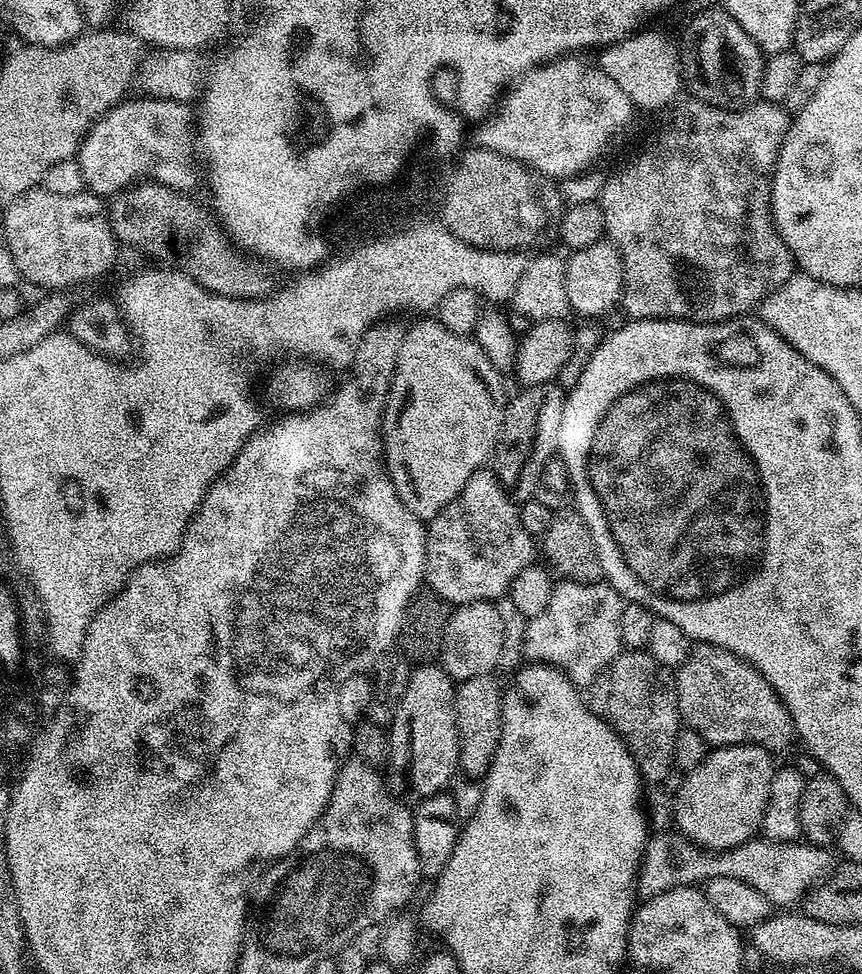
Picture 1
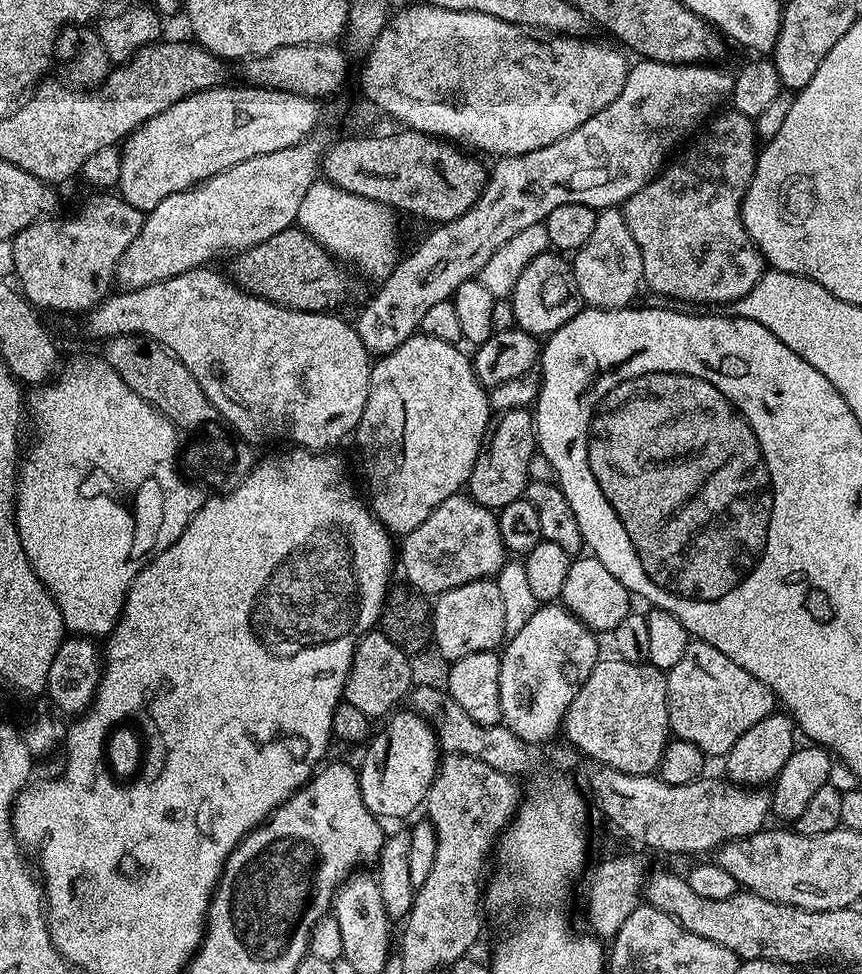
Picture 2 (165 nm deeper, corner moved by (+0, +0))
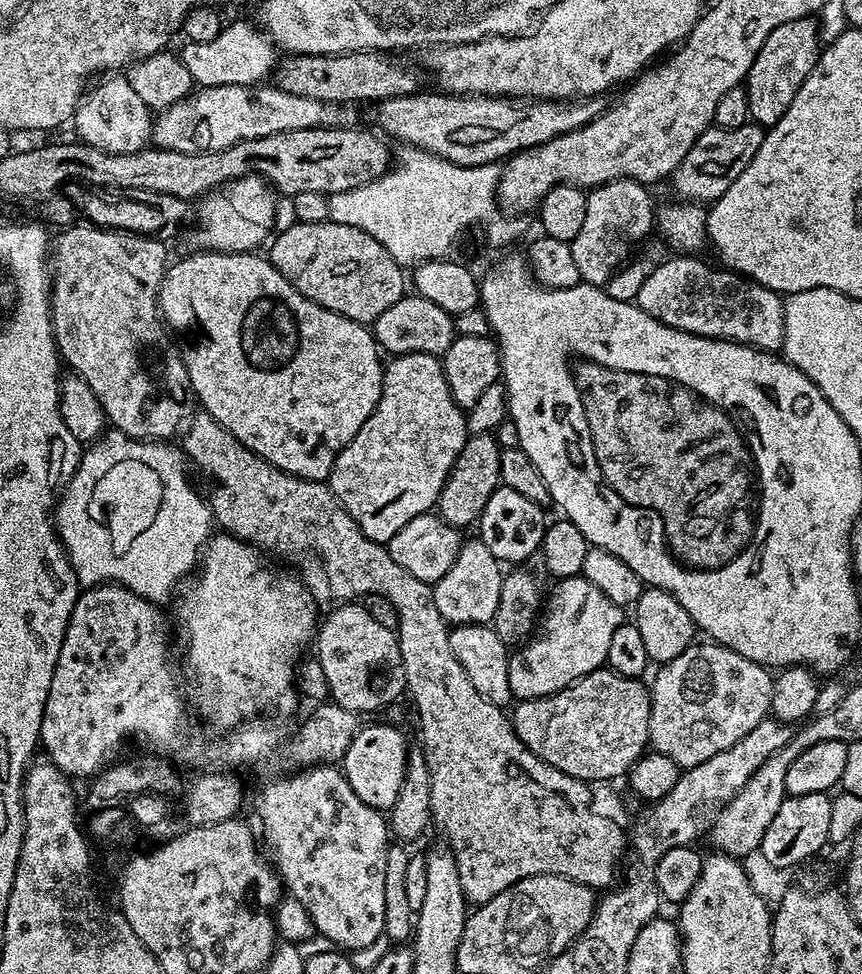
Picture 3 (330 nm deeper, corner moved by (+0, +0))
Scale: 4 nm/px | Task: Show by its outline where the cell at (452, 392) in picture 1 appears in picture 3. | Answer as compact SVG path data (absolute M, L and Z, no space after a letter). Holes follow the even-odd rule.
M406 354L405 356L392 356L389 361L387 361L384 370L384 389L380 395L378 406L372 411L370 418L366 418L362 430L358 430L358 434L354 434L354 438L338 454L338 458L332 467L332 472L326 481L332 493L340 499L342 506L354 518L354 522L362 530L364 537L367 540L381 542L394 538L394 534L398 534L398 530L402 530L402 526L406 526L406 522L410 522L410 518L418 518L431 513L437 507L440 491L444 489L444 483L448 481L448 472L454 466L458 454L462 451L464 443L469 438L465 409L457 404L456 399L450 394L450 386L444 377L444 365L437 357L430 354Z

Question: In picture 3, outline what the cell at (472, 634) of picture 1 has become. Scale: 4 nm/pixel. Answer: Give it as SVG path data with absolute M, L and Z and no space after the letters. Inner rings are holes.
M465 539L461 543L458 558L454 558L454 566L450 566L440 581L432 585L434 606L438 606L438 614L442 614L445 624L449 626L491 625L498 610L498 594L502 594L504 577L500 561L490 554L490 549L480 539Z

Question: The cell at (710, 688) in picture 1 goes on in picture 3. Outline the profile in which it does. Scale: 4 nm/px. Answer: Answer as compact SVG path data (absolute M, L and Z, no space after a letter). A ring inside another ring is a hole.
M707 642L708 644L693 643L678 658L659 669L656 681L651 681L652 717L650 718L649 745L655 751L674 758L681 770L693 768L706 758L714 758L714 754L722 754L722 750L730 750L738 738L746 738L758 722L769 719L772 711L772 685L774 676L763 664L750 658L742 658L734 650L723 644Z

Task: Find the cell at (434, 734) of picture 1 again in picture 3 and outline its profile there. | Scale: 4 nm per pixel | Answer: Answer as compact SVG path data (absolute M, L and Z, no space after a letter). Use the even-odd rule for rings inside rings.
M392 722L384 724L365 723L360 733L350 742L350 750L346 750L342 761L344 777L350 782L354 794L366 802L366 806L381 810L390 810L402 790L409 741L404 741L402 733Z

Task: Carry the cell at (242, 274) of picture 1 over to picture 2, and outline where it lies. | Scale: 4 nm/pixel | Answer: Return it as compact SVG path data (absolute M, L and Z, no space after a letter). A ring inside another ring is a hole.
M298 226L274 234L268 241L239 253L232 261L230 276L246 292L293 308L299 312L336 310L348 296L348 276L345 265L333 258L310 234Z

